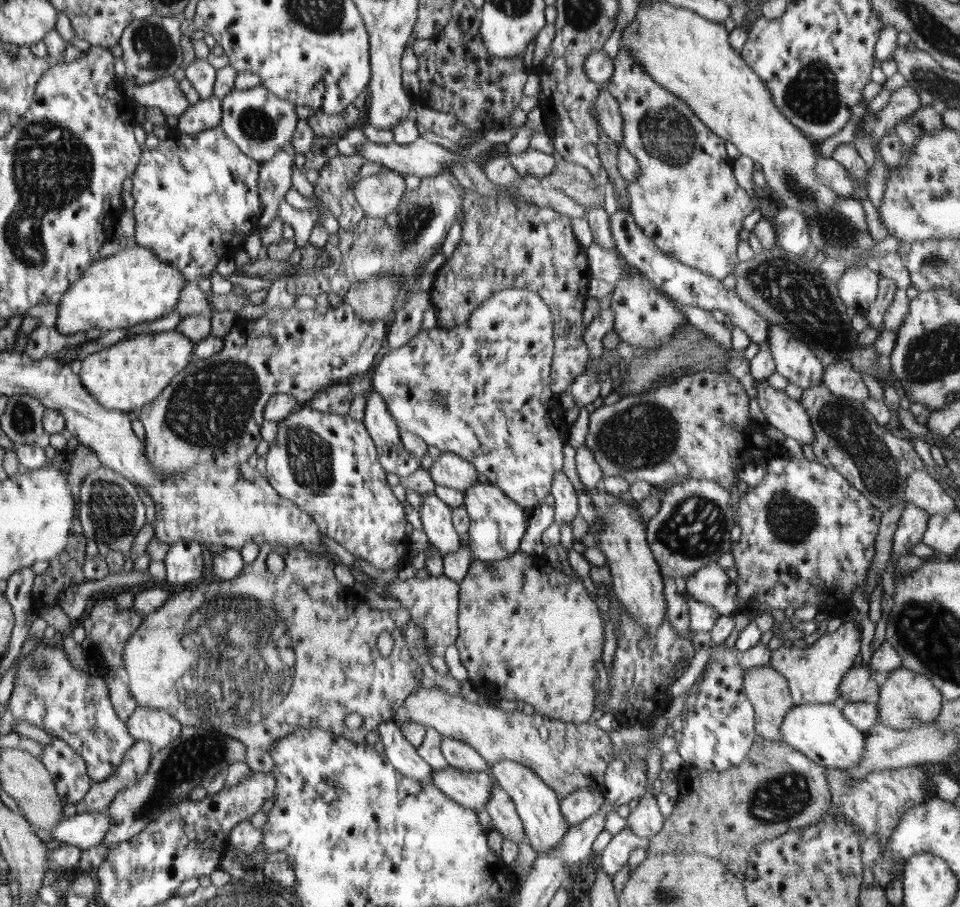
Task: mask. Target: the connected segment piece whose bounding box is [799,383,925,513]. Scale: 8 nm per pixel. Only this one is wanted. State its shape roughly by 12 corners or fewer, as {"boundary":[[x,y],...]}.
{"boundary":[[803,390],[818,462],[881,513],[923,471],[910,439],[868,409]]}

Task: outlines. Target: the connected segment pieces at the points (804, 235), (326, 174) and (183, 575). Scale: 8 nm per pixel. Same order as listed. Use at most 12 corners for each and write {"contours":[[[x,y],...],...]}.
{"contours":[[[780,208],[774,216],[777,246],[805,256],[810,222],[800,210]],[[363,156],[332,157],[313,184],[316,197],[340,224],[364,218],[350,179]],[[182,539],[163,560],[170,584],[202,576],[202,544]]]}

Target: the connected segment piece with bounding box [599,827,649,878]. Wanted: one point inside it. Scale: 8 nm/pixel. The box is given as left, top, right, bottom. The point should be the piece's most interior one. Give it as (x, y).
(613, 857)

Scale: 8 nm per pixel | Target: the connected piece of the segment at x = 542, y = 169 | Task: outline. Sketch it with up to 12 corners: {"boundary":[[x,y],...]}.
{"boundary":[[528,147],[509,156],[520,175],[544,178],[558,157]]}

